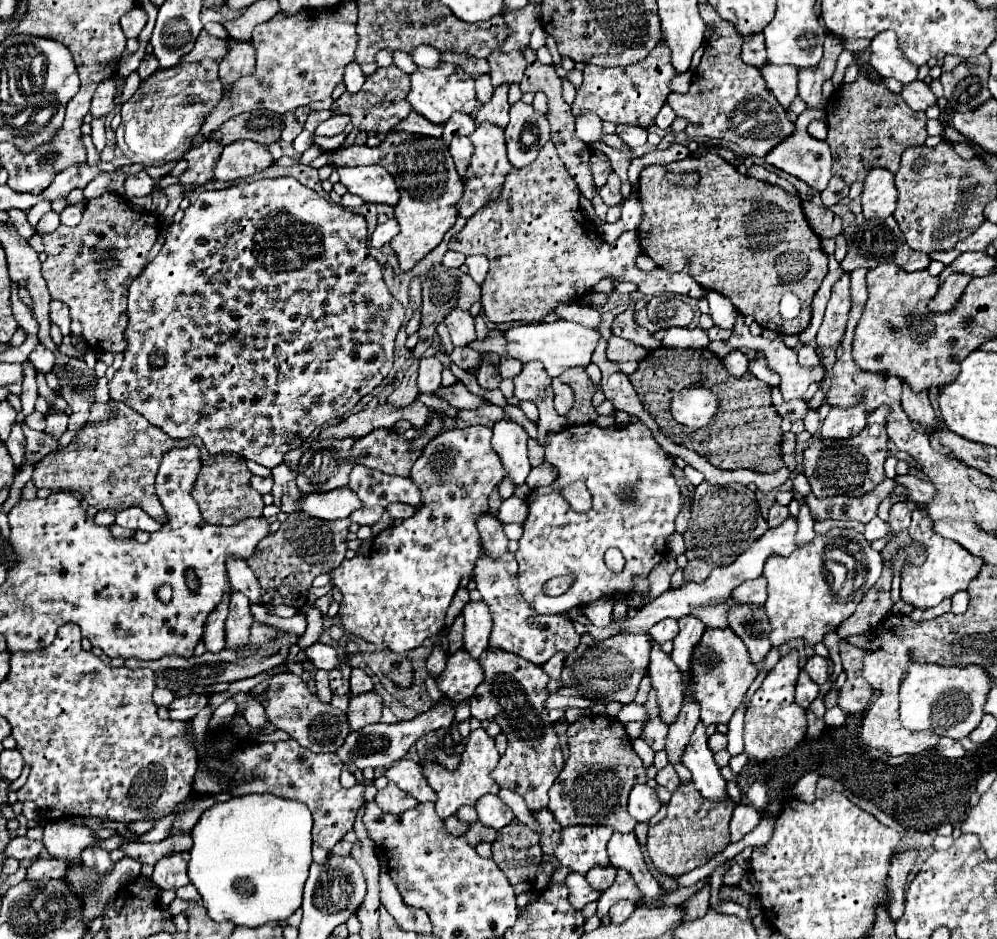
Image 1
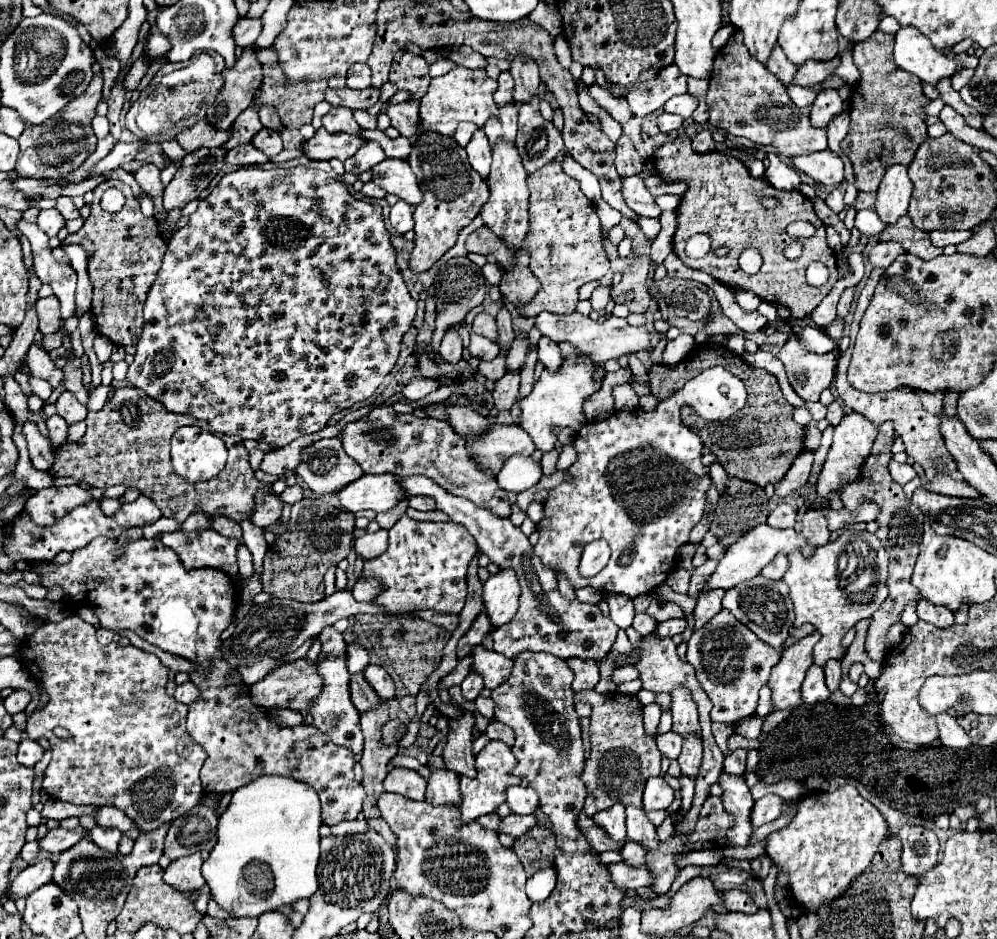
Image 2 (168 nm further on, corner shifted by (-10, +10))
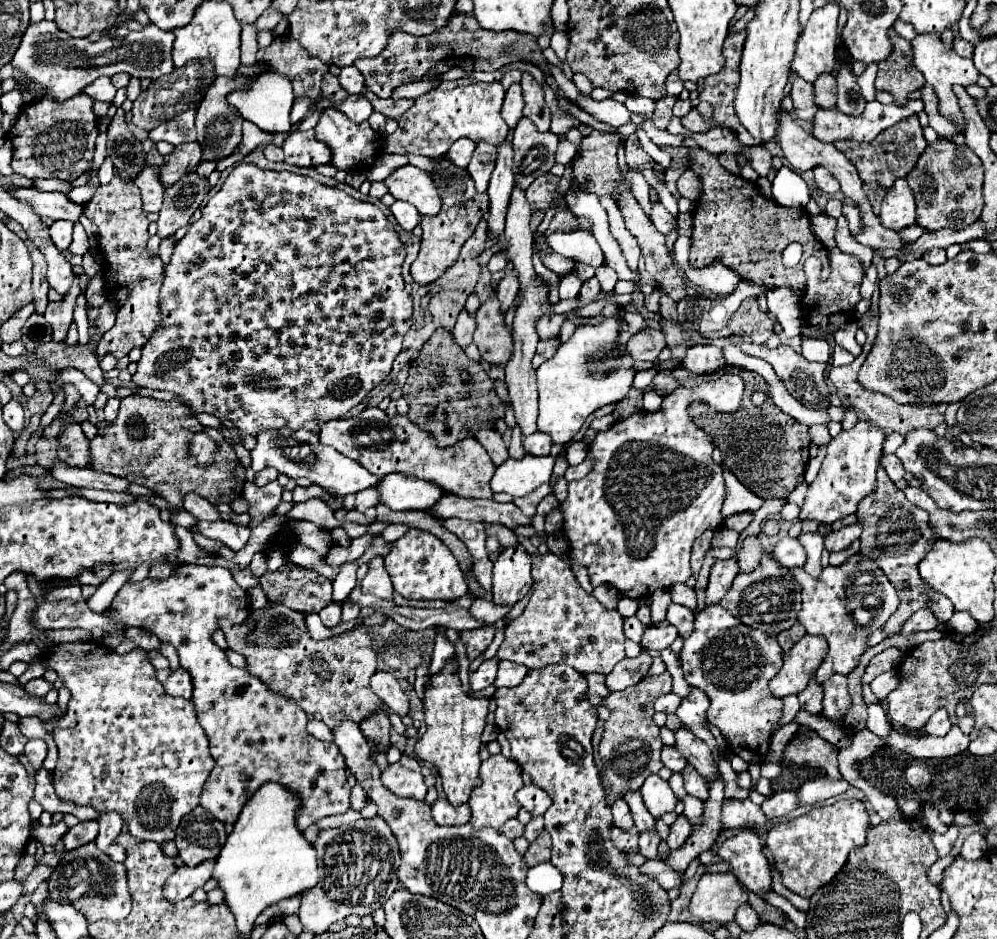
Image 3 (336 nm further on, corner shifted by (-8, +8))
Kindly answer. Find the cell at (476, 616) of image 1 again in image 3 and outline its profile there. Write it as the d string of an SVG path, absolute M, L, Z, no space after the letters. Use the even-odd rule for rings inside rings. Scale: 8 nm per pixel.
M522 546L500 552L492 570L492 602L512 608L532 588L530 558Z

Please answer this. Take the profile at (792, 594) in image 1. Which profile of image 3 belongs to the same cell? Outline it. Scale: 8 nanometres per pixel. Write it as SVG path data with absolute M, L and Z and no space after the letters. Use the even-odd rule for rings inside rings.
M860 552L852 554L840 566L822 568L822 574L818 578L806 574L804 568L792 568L792 574L796 580L800 580L800 586L802 586L802 610L798 612L798 622L806 628L808 634L820 634L828 640L828 654L816 672L816 682L822 684L832 674L848 674L858 664L858 658L866 650L866 636L870 632L878 630L888 620L888 616L896 610L898 596L896 596L894 586L886 580L884 572L876 566L876 560L862 556ZM858 572L870 572L874 576L874 594L878 594L878 598L880 598L878 616L872 618L872 622L866 626L856 624L852 610L850 610L850 598L848 598L850 576L856 576ZM876 620L878 620L878 624L876 624Z

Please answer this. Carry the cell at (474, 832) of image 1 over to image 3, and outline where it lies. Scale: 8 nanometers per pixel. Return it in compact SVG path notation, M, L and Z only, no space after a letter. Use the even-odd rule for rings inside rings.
M534 816L534 818L526 824L526 828L524 828L524 838L526 838L528 842L532 842L532 840L536 840L536 836L538 836L542 830L544 830L544 818L542 818L542 816Z

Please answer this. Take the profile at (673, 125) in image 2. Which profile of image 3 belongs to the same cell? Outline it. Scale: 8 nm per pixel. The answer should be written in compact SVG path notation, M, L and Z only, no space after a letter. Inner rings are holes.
M692 108L692 112L684 118L680 118L680 122L682 122L682 126L686 128L686 130L690 130L690 132L706 132L706 130L710 130L710 122L708 120L704 120L698 112L696 112L696 108Z

